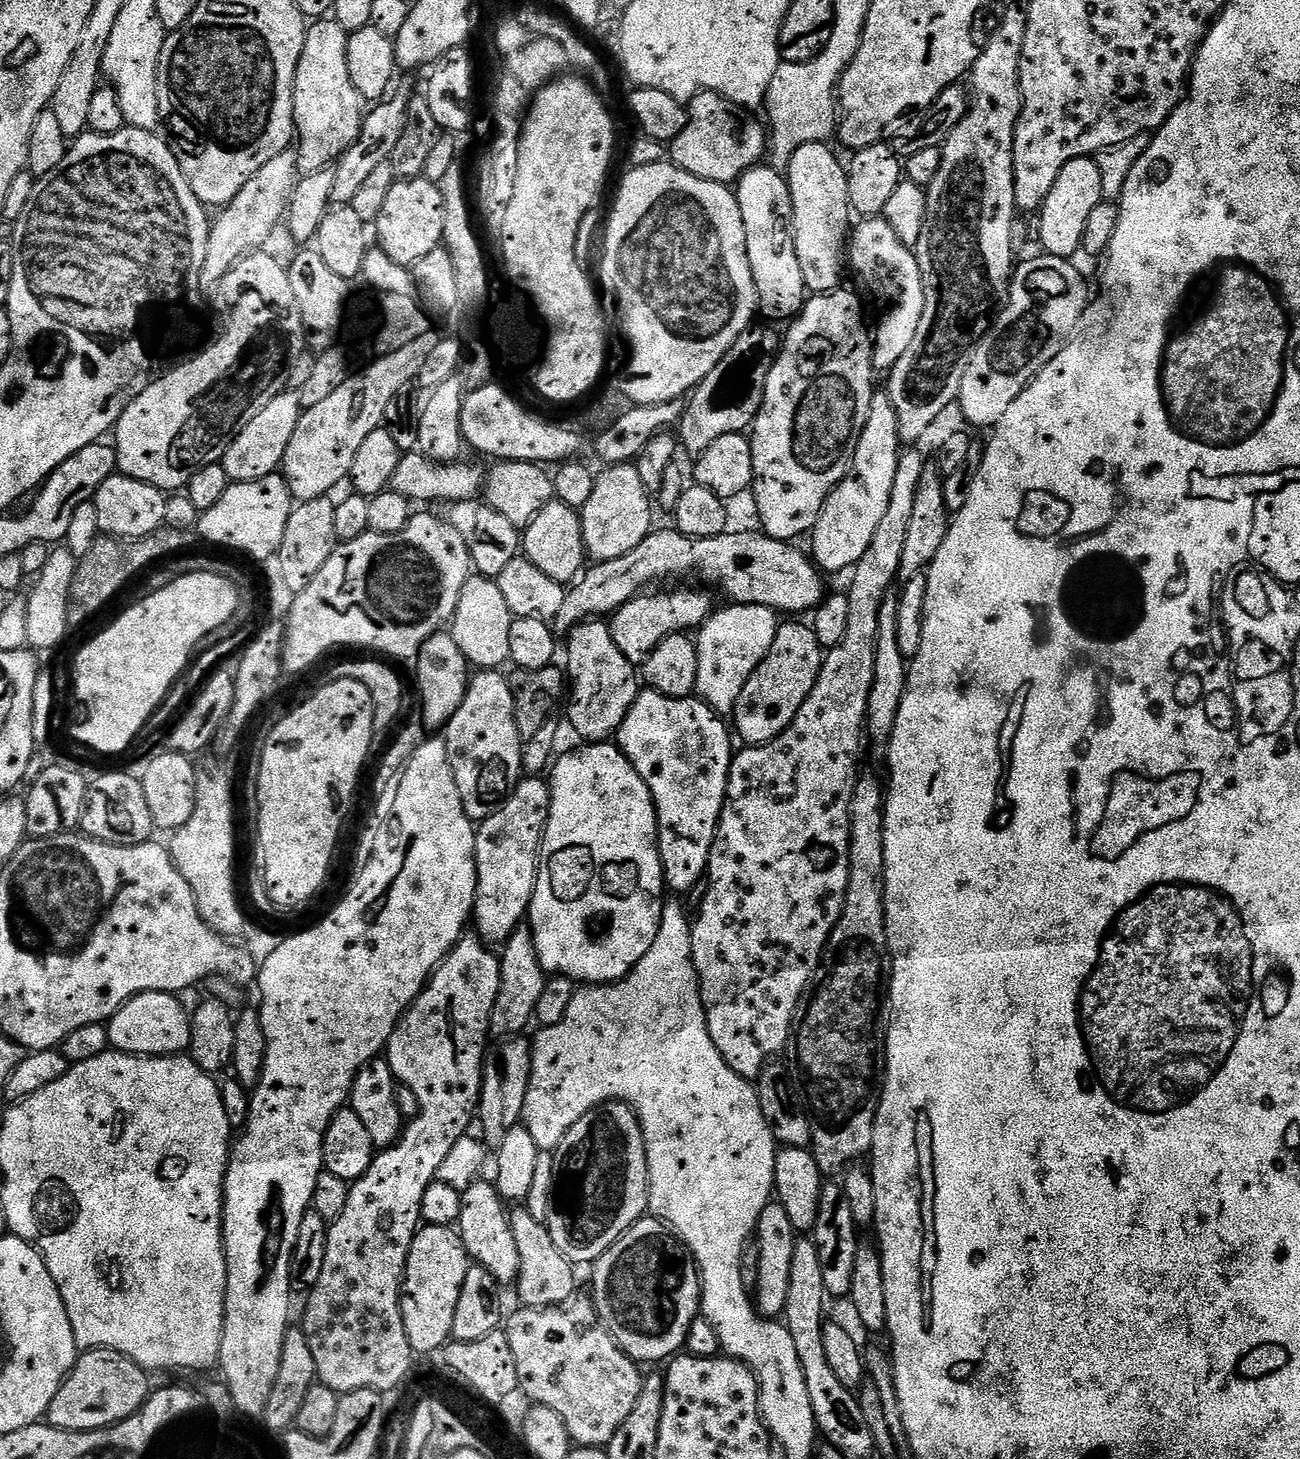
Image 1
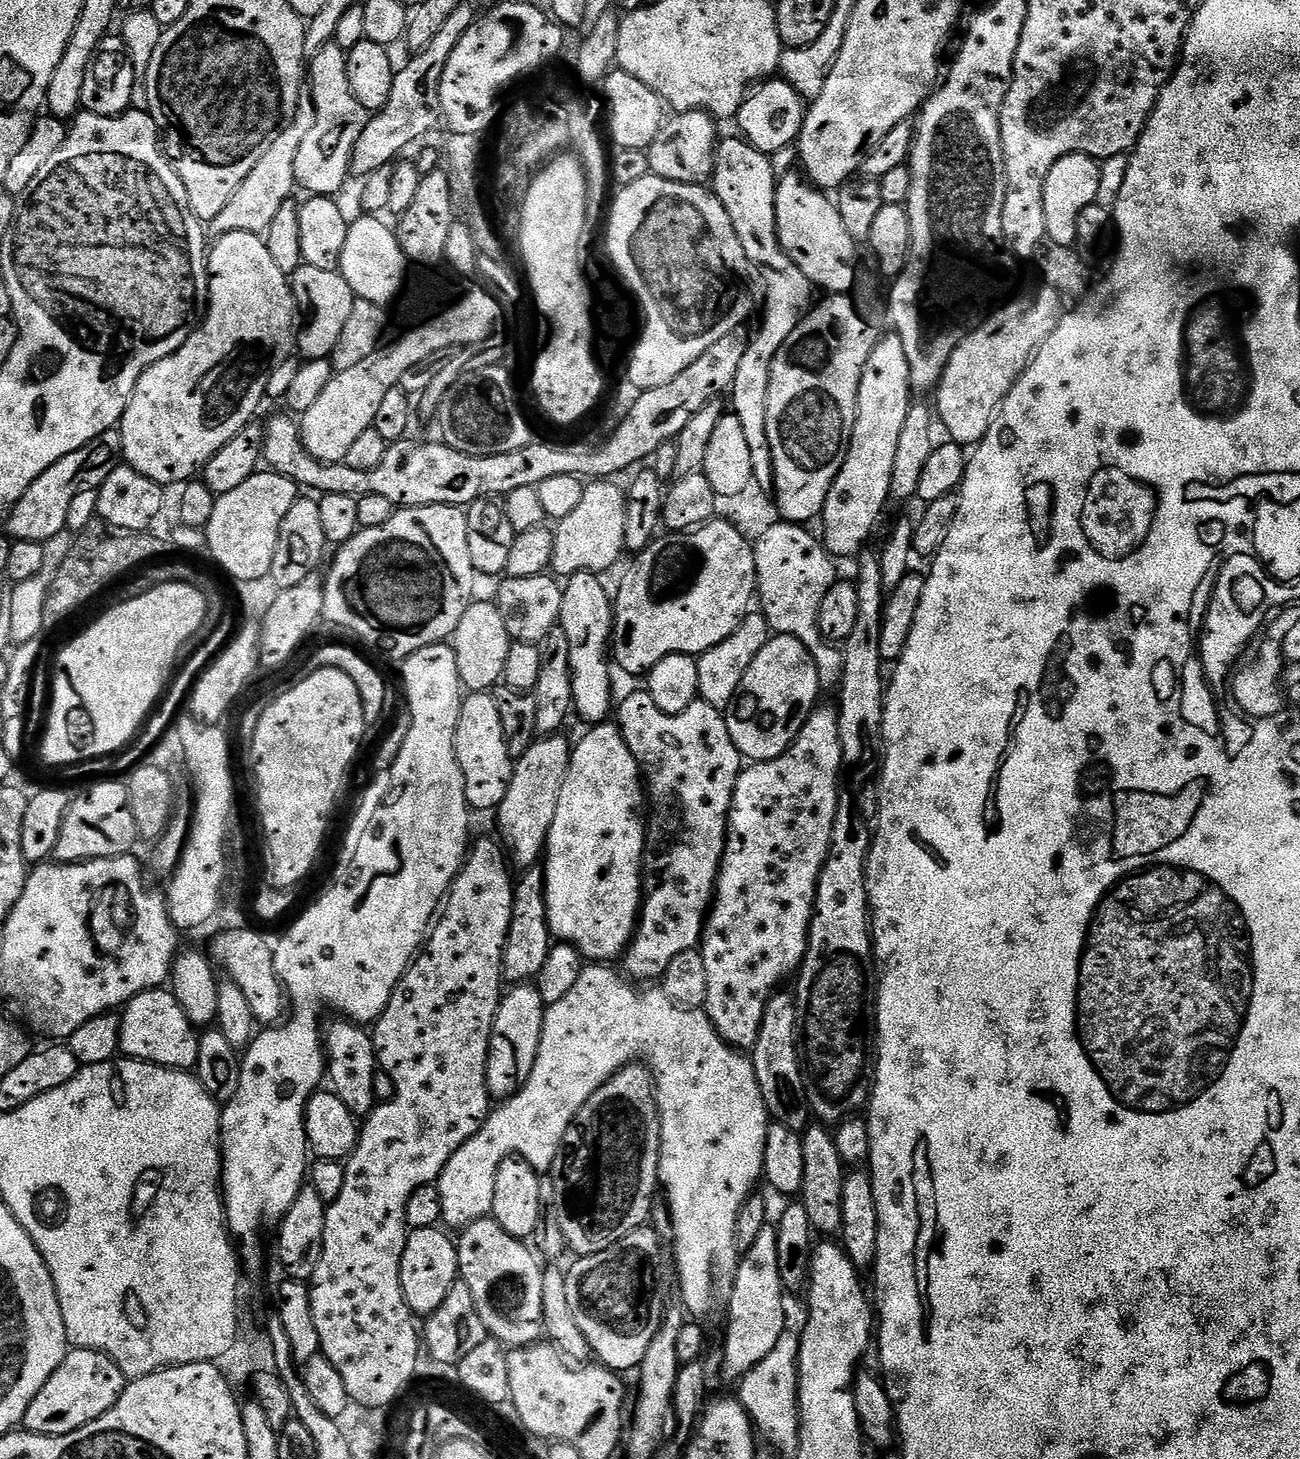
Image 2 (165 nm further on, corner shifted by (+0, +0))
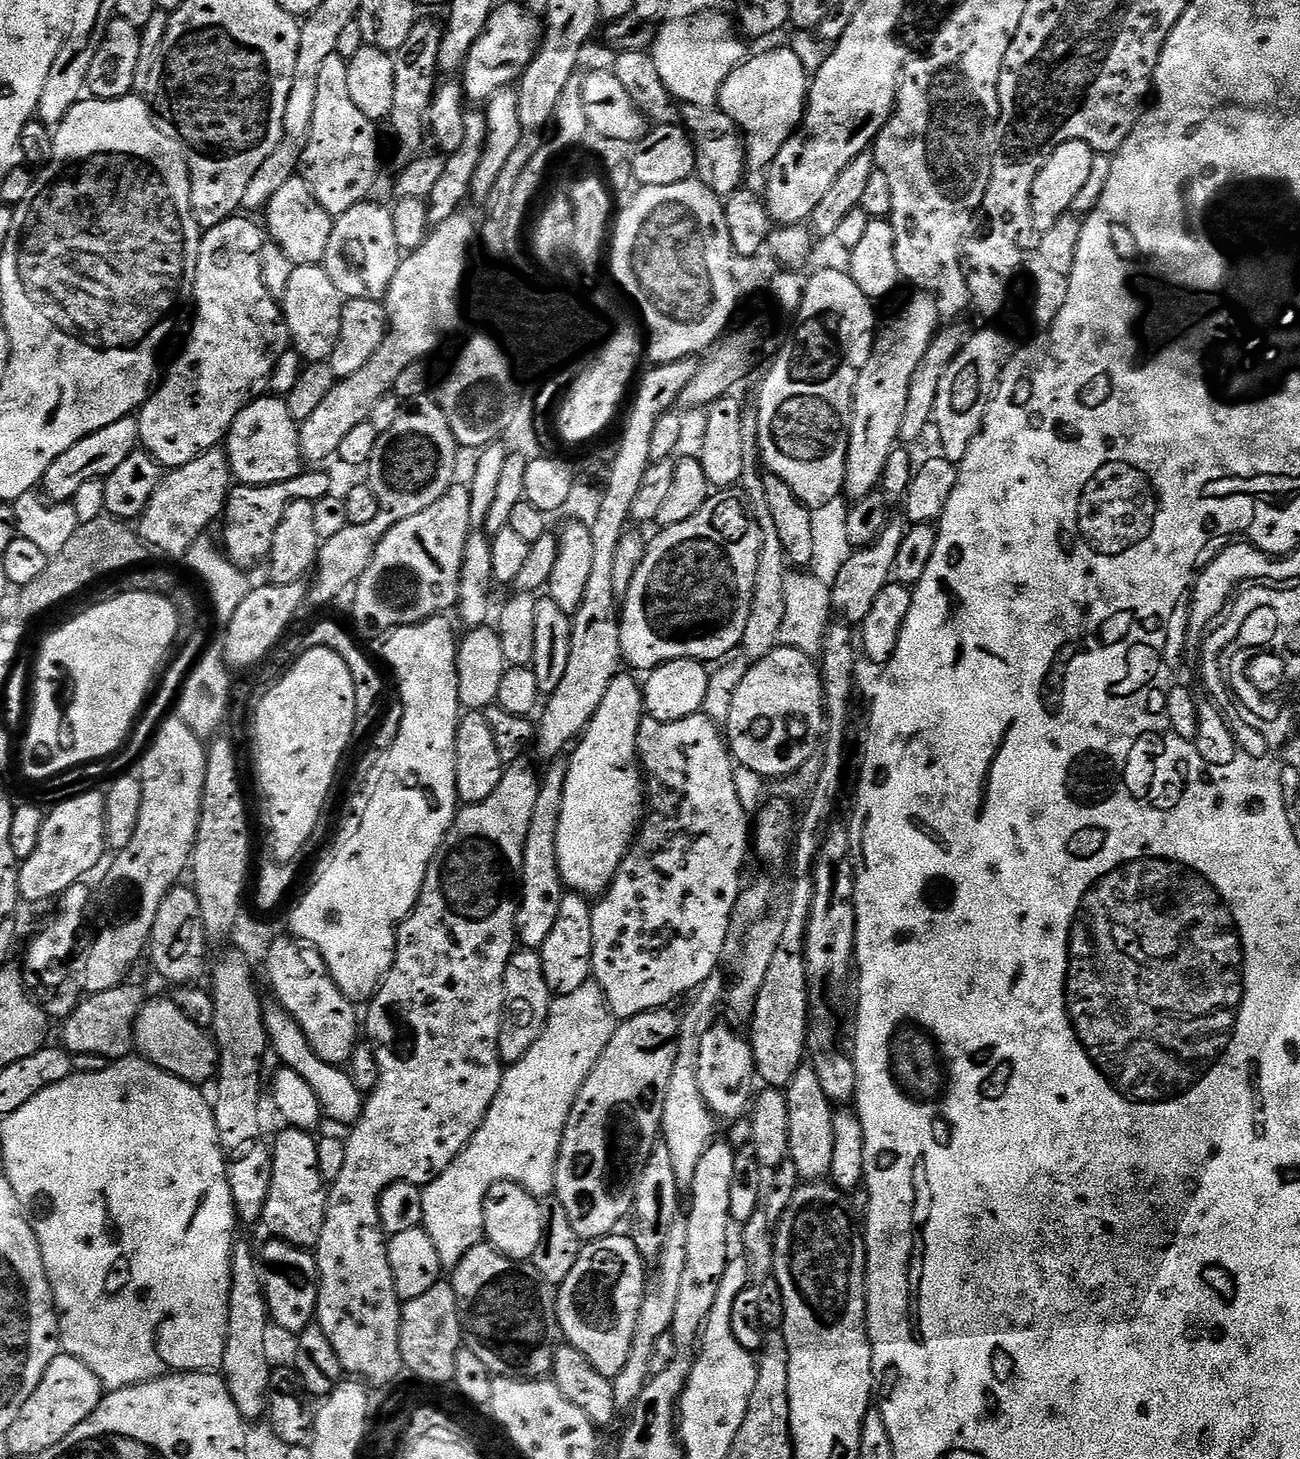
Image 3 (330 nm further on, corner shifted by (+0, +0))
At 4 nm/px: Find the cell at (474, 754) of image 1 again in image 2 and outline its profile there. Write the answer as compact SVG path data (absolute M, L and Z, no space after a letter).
M473 692L463 697L456 727L456 757L458 766L462 766L469 809L489 813L499 809L506 790L510 790L514 757L508 753L504 741L496 699L488 692Z

